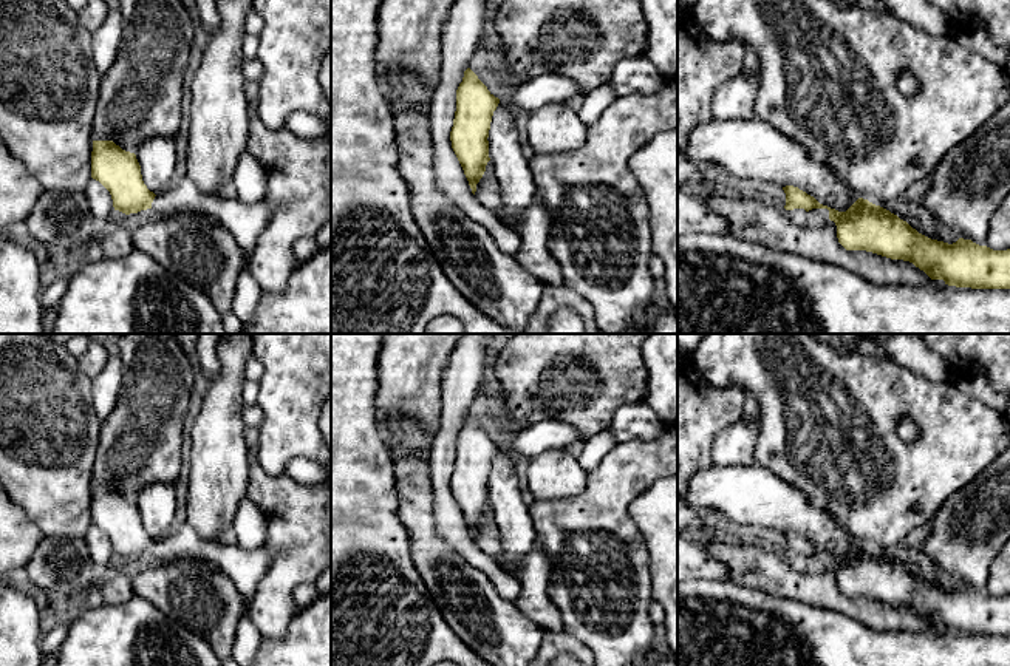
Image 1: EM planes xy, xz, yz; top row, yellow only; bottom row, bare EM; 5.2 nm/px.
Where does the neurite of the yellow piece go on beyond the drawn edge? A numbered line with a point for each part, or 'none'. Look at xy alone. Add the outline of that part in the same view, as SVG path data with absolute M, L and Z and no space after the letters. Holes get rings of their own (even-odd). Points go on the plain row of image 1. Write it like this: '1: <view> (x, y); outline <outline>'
1: xy (245, 567); outline M183 522L175 533L156 539L152 549L153 558L175 558L184 553L198 555L215 564L241 593L244 610L238 623L232 657L240 666L254 666L261 637L247 617L247 606L274 555L266 545L244 550L237 542L224 542L221 538L213 541L200 538L187 522Z

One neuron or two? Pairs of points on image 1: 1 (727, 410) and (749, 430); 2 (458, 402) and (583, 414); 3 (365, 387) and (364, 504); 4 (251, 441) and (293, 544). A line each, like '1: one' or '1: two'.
1: two
2: two
3: one
4: one

